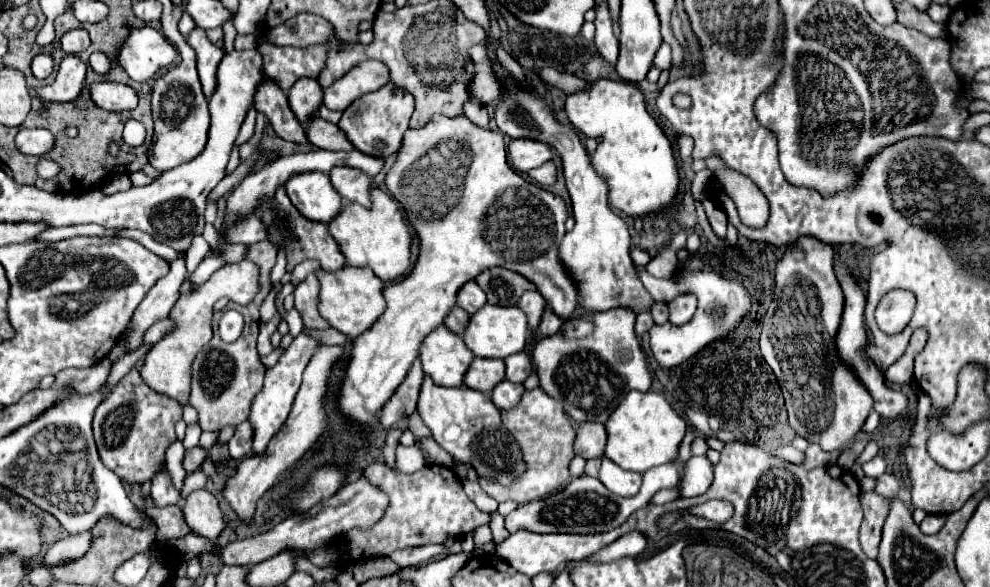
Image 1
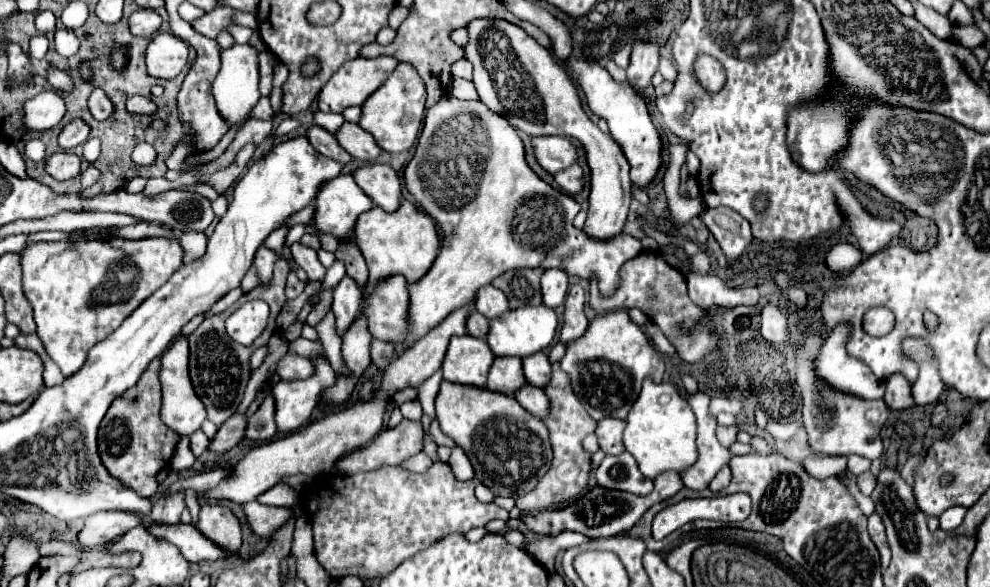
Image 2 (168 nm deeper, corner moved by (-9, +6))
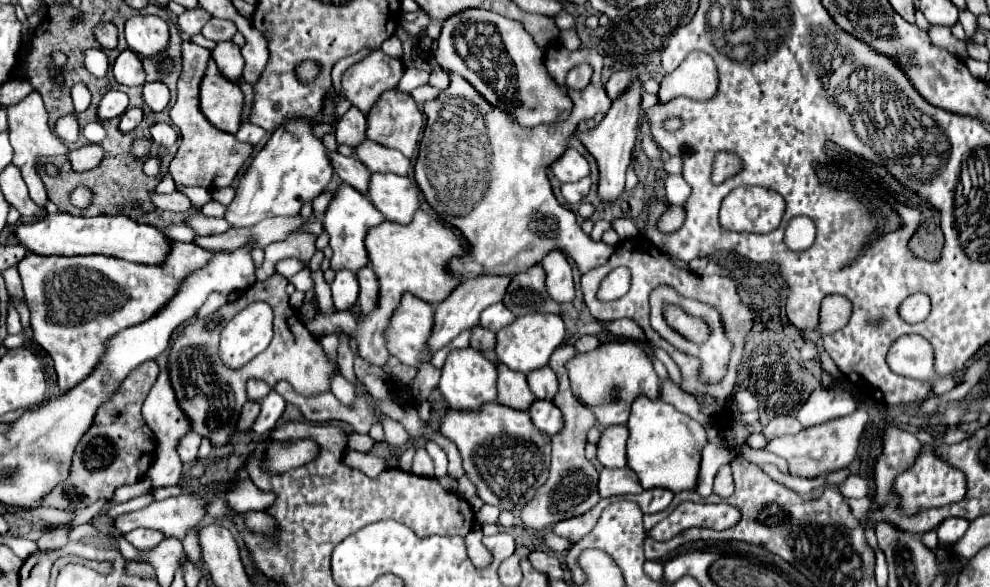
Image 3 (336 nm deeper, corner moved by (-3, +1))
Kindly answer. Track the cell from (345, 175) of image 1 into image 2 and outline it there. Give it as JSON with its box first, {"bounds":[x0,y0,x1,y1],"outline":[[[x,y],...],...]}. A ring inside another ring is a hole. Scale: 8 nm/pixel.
{"bounds":[354,164,402,212],"outline":[[[364,164],[354,172],[356,184],[386,212],[398,210],[402,202],[402,180],[388,164]]]}

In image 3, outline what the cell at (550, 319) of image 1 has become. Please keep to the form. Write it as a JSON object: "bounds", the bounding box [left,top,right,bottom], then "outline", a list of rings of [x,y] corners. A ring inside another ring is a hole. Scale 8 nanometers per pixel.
{"bounds":[576,335,600,353],"outline":[[[584,335],[584,337],[580,337],[580,339],[576,341],[576,351],[578,351],[578,353],[586,353],[586,351],[596,349],[596,345],[600,345],[600,341],[598,341],[596,335]]]}

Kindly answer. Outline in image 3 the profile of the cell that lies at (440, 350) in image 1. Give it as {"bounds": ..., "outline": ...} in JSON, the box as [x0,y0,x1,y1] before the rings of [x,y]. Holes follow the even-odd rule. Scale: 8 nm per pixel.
{"bounds":[440,347,496,409],"outline":[[[466,347],[466,349],[454,349],[448,353],[446,363],[442,367],[440,377],[440,393],[446,399],[448,407],[452,409],[480,409],[482,403],[496,401],[496,365],[488,361],[478,349]]]}

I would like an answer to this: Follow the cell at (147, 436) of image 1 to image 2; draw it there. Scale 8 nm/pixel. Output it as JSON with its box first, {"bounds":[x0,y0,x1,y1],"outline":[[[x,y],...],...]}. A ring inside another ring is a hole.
{"bounds":[98,358,180,496],"outline":[[[160,358],[150,362],[150,366],[144,370],[136,386],[132,386],[130,390],[126,390],[126,394],[112,402],[98,430],[98,454],[108,474],[118,478],[124,486],[132,488],[138,496],[152,496],[158,490],[156,474],[164,466],[168,466],[168,460],[172,458],[176,444],[180,440],[174,430],[162,424],[158,414],[160,412],[158,372]]]}

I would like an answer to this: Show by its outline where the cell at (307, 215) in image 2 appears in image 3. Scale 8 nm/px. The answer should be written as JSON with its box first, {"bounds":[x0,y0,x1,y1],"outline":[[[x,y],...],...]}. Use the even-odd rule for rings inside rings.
{"bounds":[312,192,334,217],"outline":[[[323,192],[318,197],[316,197],[316,199],[313,200],[312,210],[317,217],[323,216],[330,201],[332,200],[333,195],[334,192]]]}

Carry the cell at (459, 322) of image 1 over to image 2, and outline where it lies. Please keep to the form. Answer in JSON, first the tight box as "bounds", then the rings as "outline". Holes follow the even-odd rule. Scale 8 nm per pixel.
{"bounds":[466,310,490,338],"outline":[[[472,310],[470,316],[468,316],[468,322],[466,322],[466,328],[468,328],[470,336],[474,336],[474,338],[486,338],[486,334],[490,330],[490,324],[488,324],[488,318],[484,318],[480,312]]]}

